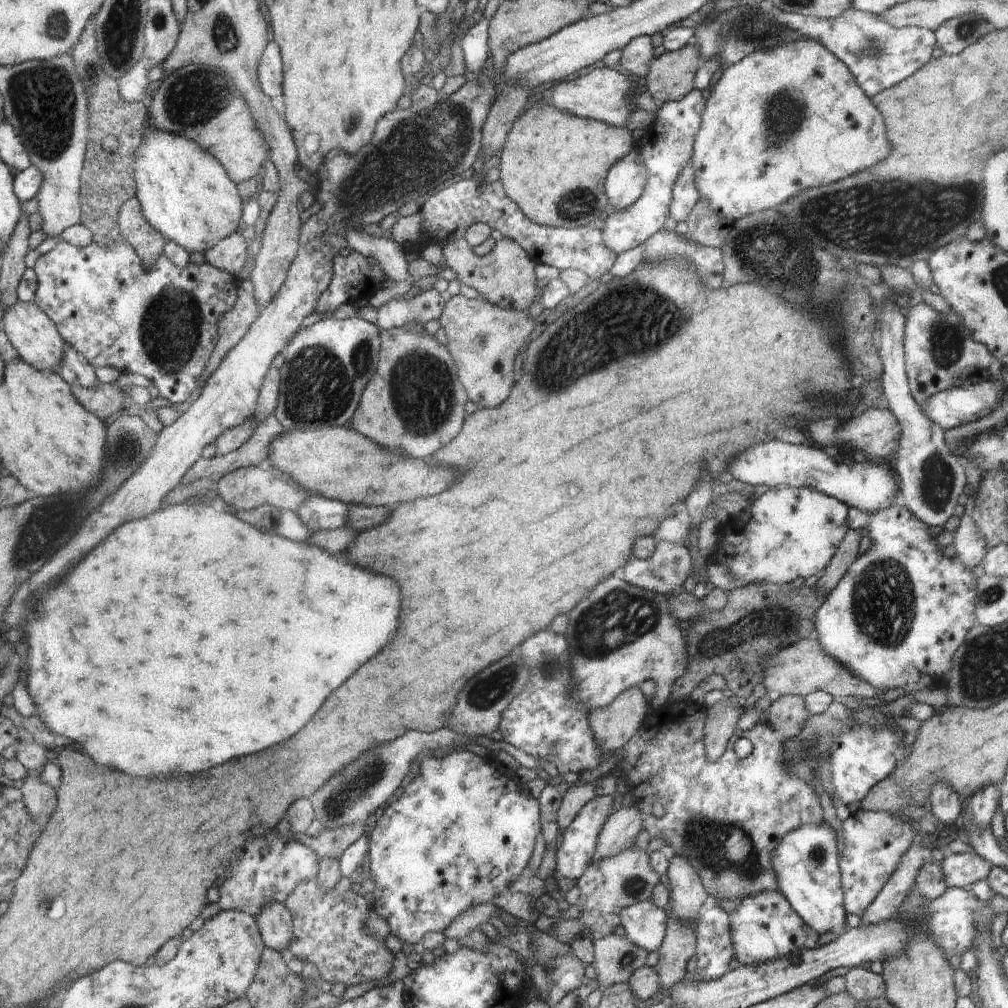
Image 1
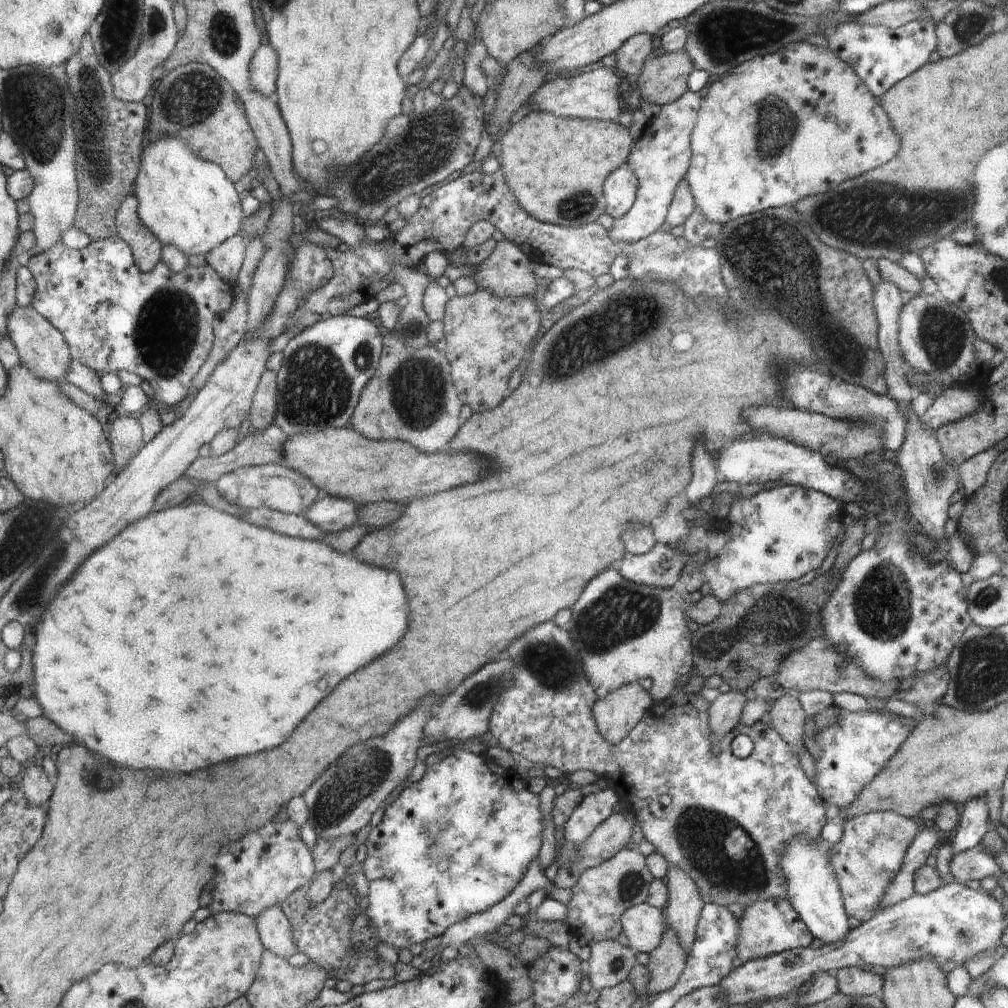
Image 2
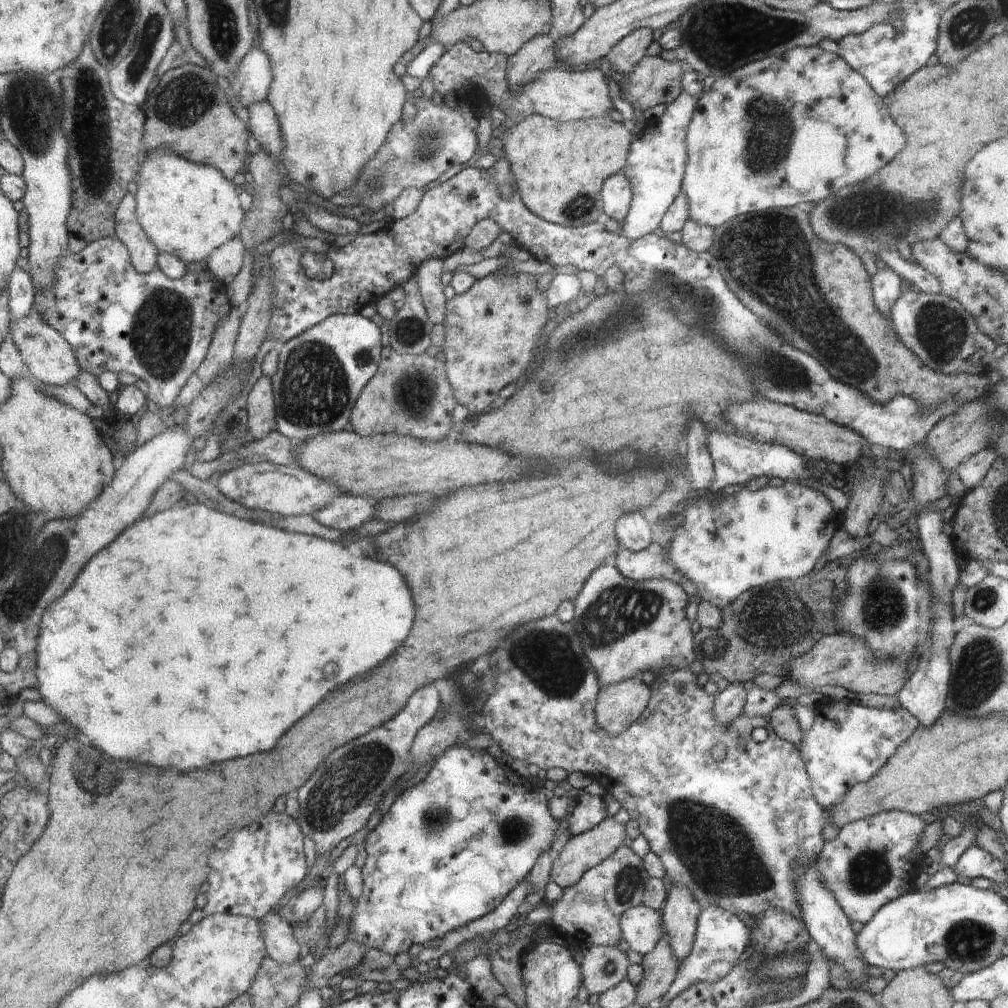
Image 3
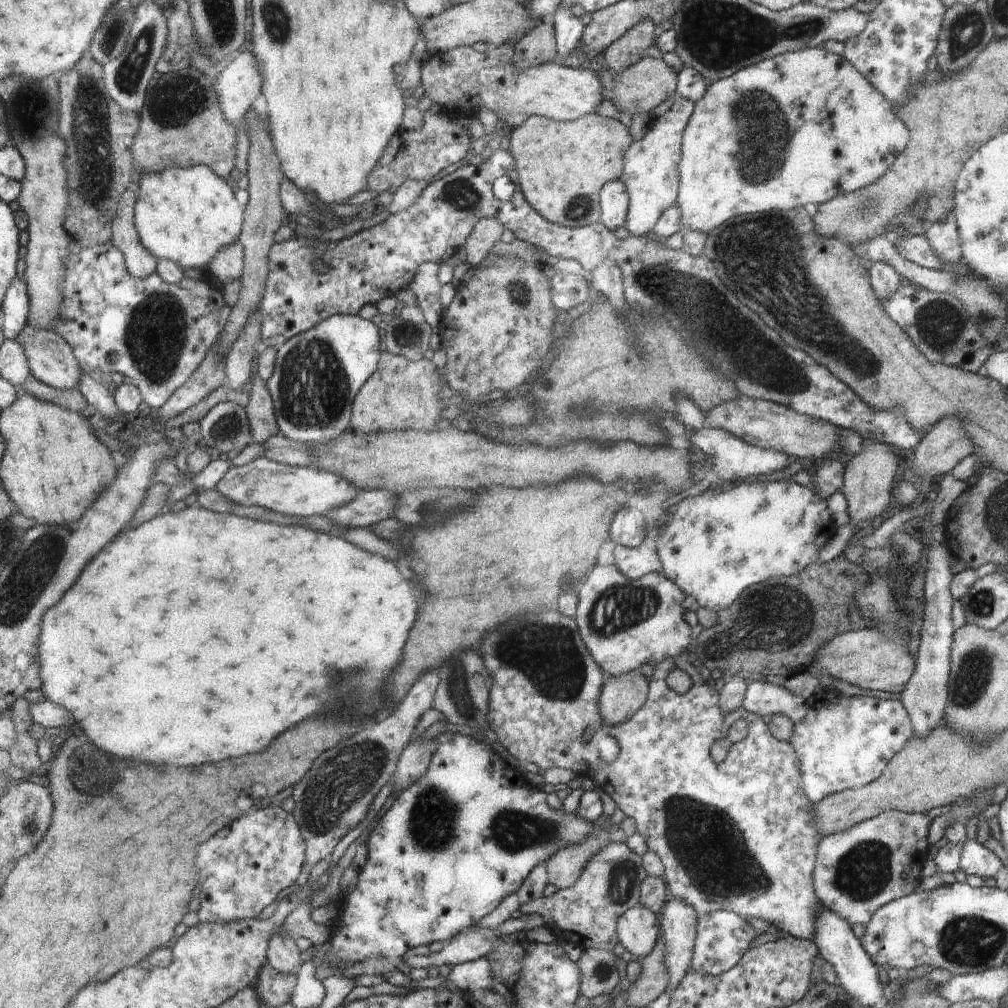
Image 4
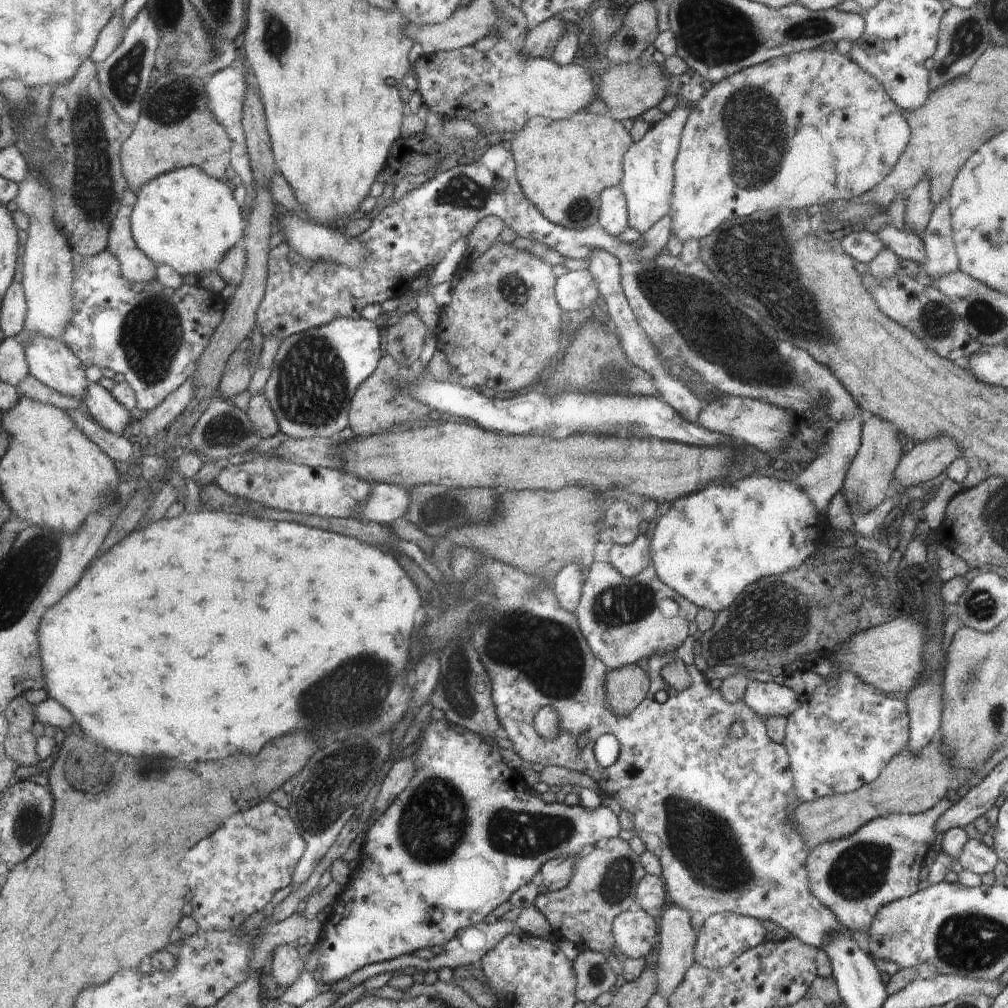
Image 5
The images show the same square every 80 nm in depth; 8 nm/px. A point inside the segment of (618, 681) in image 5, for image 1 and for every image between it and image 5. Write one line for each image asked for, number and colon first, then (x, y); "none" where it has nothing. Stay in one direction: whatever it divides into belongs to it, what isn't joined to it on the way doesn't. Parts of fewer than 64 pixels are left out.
1: (614, 726)
2: (618, 713)
3: (619, 706)
4: (623, 696)

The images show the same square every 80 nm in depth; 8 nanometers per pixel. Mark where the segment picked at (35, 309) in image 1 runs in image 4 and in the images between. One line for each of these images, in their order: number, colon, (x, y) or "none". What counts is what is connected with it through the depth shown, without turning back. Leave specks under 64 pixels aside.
2: (45, 350)
3: (51, 359)
4: (52, 358)

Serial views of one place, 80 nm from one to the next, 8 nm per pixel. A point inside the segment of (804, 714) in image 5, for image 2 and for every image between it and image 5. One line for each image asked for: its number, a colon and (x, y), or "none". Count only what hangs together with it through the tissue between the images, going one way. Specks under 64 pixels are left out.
2: (855, 750)
3: (848, 744)
4: (844, 742)

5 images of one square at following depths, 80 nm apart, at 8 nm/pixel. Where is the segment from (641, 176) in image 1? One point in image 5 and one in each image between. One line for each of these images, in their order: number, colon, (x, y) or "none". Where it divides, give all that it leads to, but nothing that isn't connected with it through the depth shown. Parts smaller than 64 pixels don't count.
2: (620, 190)
3: (617, 194)
4: (616, 202)
5: (613, 219)

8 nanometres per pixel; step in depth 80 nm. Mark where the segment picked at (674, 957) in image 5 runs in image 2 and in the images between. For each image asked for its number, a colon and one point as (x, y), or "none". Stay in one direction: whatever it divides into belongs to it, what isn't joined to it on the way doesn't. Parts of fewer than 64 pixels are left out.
2: (684, 908)
3: (680, 915)
4: (678, 921)

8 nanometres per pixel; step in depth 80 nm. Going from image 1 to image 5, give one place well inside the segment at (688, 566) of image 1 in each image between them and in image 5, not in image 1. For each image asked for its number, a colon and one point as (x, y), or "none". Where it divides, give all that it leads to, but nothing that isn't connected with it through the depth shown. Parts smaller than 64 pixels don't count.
2: (662, 566)
3: (653, 562)
4: (633, 563)
5: (631, 559)

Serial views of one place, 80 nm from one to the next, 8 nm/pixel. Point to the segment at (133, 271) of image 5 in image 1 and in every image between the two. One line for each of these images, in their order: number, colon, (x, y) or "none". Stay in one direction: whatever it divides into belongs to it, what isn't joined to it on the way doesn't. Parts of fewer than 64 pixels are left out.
1: (138, 231)
2: (148, 248)
3: (145, 254)
4: (142, 262)

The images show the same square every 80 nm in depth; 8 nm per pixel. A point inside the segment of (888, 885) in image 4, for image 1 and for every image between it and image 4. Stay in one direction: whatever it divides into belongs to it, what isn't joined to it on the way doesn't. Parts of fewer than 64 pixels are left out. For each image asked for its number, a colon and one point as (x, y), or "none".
1: (875, 842)
2: (873, 847)
3: (871, 862)

